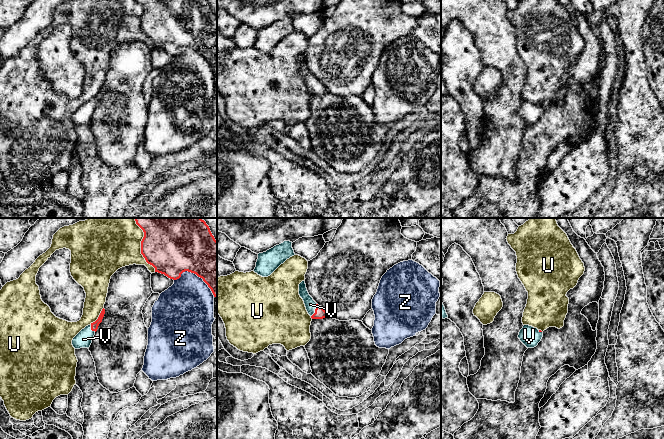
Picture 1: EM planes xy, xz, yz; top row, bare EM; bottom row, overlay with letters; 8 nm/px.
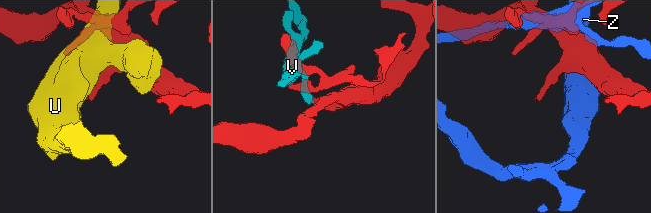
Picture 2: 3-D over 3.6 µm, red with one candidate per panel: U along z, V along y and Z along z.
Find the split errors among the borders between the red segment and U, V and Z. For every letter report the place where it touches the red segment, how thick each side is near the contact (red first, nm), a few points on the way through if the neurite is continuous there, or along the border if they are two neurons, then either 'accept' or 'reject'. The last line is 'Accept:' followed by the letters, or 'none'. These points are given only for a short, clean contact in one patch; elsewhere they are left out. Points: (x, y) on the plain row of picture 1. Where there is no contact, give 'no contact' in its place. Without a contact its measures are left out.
U: contact xy (141, 24); calibres 400 and 380 nm; reject
V: contact xz (315, 86); calibres 90 and 90 nm; way xz (320, 89), (315, 86), (310, 80); accept
Z: contact xy (196, 50); calibres 380 and 400 nm; reject
Accept: V

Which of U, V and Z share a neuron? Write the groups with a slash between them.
U / V / Z

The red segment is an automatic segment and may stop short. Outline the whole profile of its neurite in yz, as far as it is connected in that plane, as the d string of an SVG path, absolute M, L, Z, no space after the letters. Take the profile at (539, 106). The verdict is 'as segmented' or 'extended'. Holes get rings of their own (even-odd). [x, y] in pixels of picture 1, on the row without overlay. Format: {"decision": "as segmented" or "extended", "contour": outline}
{"decision": "extended", "contour": "M524 101L520 106L518 114L527 124L534 124L543 113L543 108L529 101Z"}

